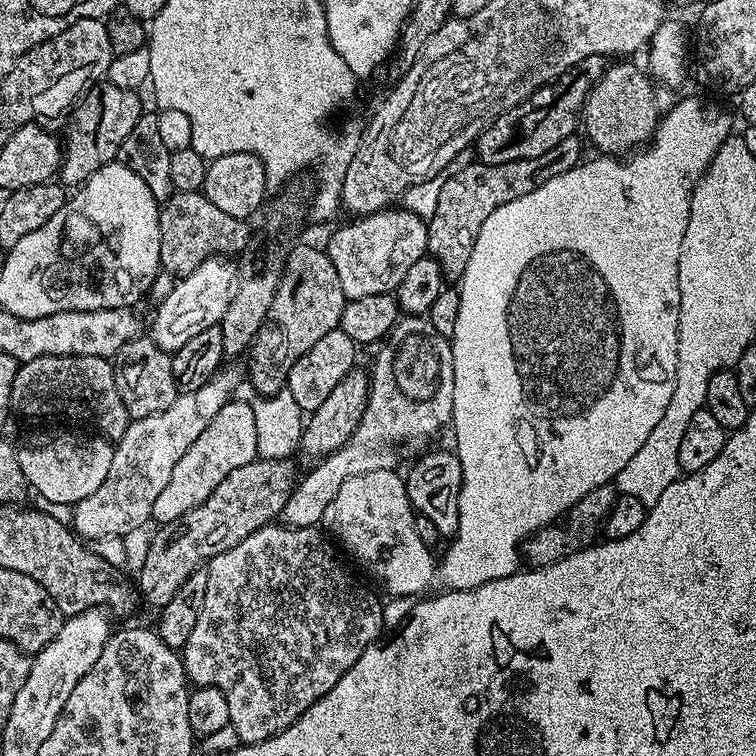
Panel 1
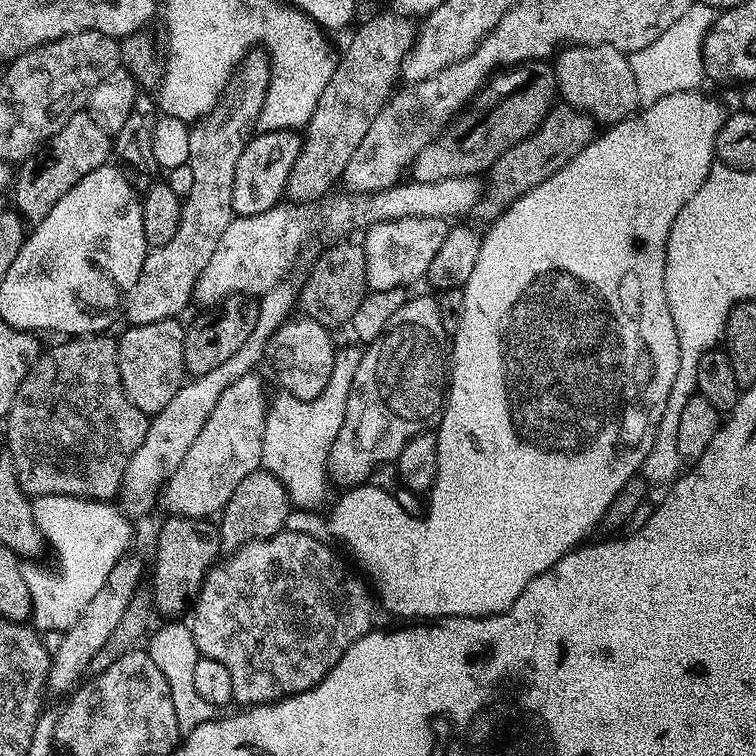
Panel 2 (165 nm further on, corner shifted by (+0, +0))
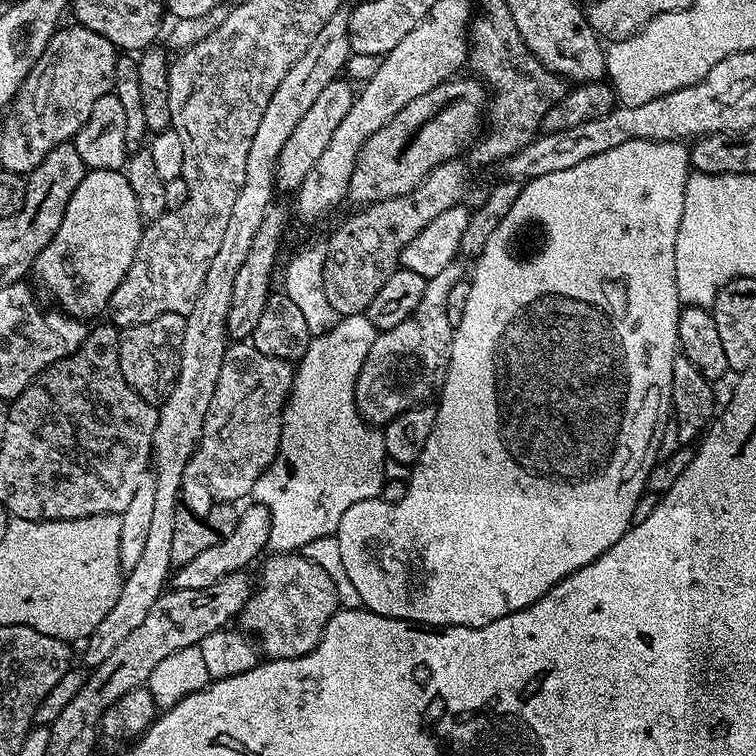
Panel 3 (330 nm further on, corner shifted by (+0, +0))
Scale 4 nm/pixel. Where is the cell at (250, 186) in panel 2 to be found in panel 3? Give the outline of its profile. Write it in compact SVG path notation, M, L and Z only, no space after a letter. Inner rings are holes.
M344 78L332 80L326 86L326 90L322 90L322 94L318 94L314 106L310 106L310 110L306 110L302 122L298 122L298 126L294 126L286 146L282 146L282 154L278 154L276 187L281 193L292 194L302 186L307 172L313 168L314 161L326 150L330 137L334 135L334 130L340 125L342 118L346 118L346 114L350 114L353 99L353 85Z

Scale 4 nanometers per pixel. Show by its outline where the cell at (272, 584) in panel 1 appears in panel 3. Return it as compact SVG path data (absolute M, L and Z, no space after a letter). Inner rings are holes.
M277 552L269 555L259 565L260 580L258 576L251 598L240 611L239 627L258 641L259 651L269 660L289 660L313 652L326 630L326 622L330 622L342 604L331 574L304 555L308 554Z

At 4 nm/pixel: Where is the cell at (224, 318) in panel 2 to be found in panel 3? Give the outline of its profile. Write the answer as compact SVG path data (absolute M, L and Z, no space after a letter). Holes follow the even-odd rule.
M273 202L268 208L258 231L254 234L254 246L250 246L250 254L246 254L246 262L242 262L241 269L234 276L234 294L230 302L230 314L228 315L228 334L233 341L247 341L254 334L254 326L262 318L263 307L266 306L268 297L271 295L272 272L280 252L282 238L290 220L290 210Z

